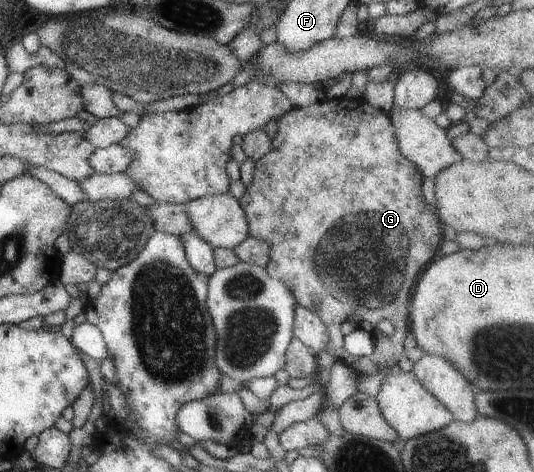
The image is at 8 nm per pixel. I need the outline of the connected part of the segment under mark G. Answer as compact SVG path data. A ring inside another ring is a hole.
M344 96L335 99L323 99L320 102L308 104L308 106L291 108L284 113L278 120L276 134L271 140L271 147L260 160L255 162L254 174L252 180L245 188L244 193L238 198L238 204L244 212L246 224L248 224L248 236L263 240L270 247L268 262L266 262L265 271L270 278L282 282L286 286L297 304L314 312L320 319L320 322L326 327L328 342L326 342L325 351L331 356L348 366L355 374L372 374L388 370L394 364L400 364L403 357L403 341L406 338L406 332L409 329L410 321L410 296L413 286L416 284L419 275L426 267L428 262L432 261L437 255L439 245L442 242L442 224L436 220L436 214L432 214L432 208L424 200L420 190L423 176L418 170L416 164L404 158L398 150L394 126L390 122L390 117L386 111L370 106L362 96L349 99ZM348 319L356 319L360 325L365 325L373 329L376 346L372 352L365 357L355 357L348 354L343 347L343 335L340 333L339 326ZM382 320L388 320L393 326L391 336L382 334L380 330L374 329L376 323Z

